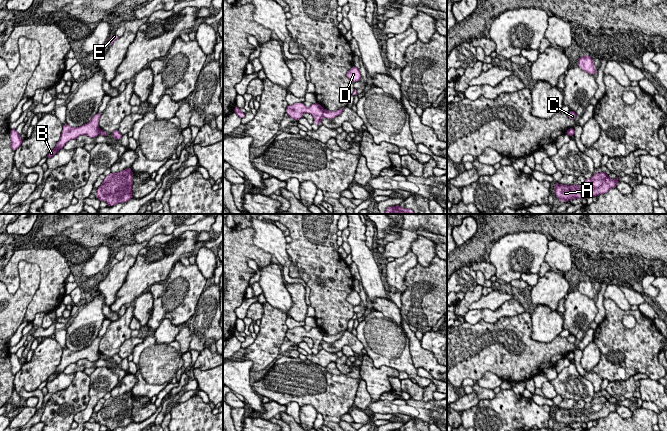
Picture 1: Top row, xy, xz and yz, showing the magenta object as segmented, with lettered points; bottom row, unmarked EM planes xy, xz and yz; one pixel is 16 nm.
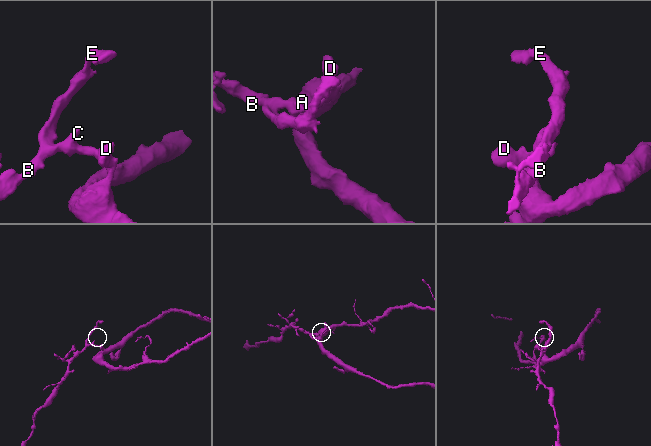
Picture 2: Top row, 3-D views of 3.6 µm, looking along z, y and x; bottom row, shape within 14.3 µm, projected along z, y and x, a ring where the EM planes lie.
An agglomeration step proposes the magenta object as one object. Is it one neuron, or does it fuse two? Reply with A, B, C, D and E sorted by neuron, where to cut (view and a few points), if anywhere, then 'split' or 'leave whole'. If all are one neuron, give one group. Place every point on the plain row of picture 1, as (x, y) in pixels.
groups A D / B C E; cut xz (324, 333), (322, 341); split

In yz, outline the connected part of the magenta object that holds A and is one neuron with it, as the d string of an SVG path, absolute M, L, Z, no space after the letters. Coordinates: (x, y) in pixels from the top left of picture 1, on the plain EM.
M602 395L593 398L591 402L586 403L581 409L562 409L555 407L553 416L562 426L579 422L588 423L589 421L604 418L611 412L616 412L618 406L618 401L616 403L610 403L609 399Z

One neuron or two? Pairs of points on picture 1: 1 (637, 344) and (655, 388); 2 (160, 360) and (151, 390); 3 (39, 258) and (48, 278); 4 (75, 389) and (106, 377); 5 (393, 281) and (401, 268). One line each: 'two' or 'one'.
1: two
2: one
3: one
4: two
5: one

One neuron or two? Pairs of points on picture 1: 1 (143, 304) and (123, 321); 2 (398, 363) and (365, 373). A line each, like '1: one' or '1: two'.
1: two
2: two

